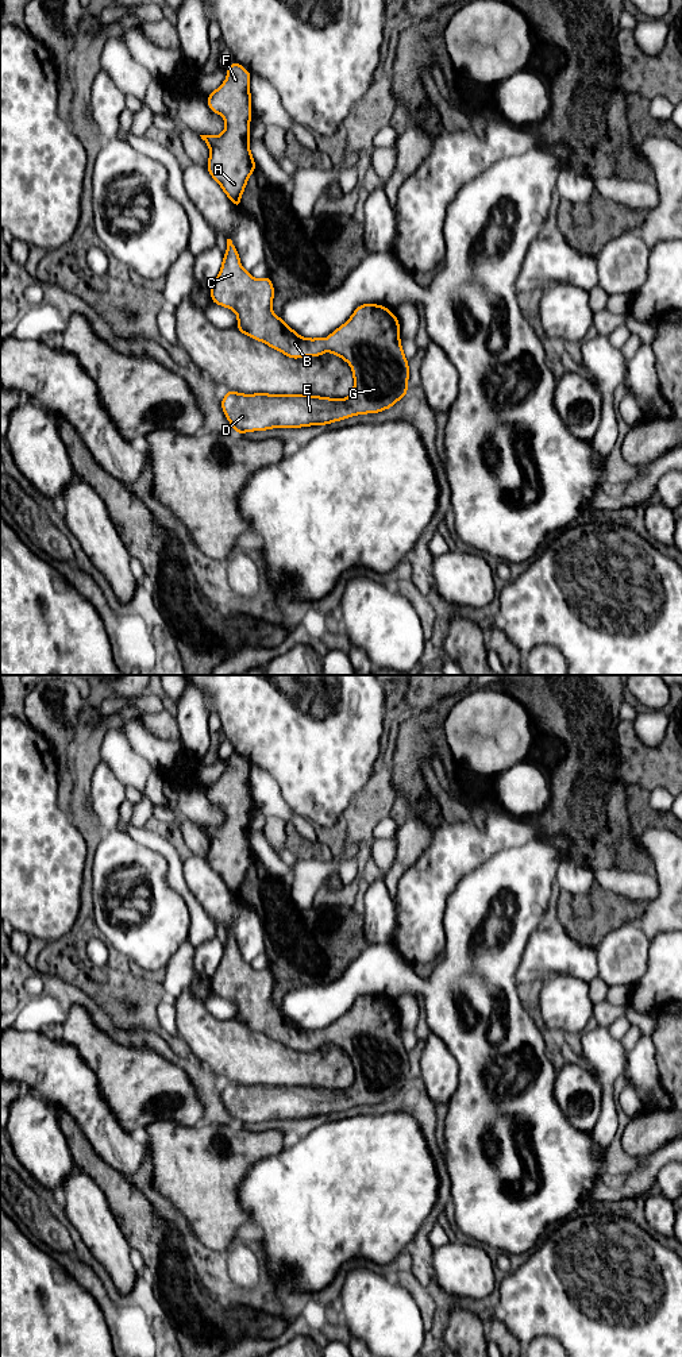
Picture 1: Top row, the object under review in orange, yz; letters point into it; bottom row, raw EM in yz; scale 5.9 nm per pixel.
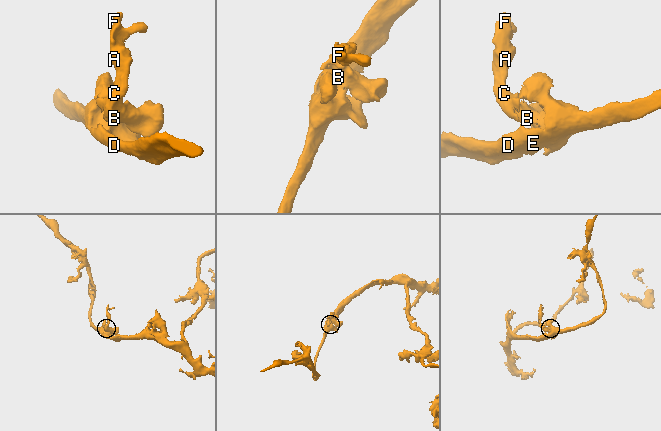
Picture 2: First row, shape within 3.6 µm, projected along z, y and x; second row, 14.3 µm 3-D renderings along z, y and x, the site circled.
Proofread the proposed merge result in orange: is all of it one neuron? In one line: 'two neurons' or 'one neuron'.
one neuron

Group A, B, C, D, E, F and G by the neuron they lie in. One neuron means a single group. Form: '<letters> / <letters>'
A B C D E F G

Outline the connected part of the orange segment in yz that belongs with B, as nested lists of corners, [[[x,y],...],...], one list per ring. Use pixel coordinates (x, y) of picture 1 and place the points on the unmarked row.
[[[227,930],[227,944],[223,948],[220,964],[211,978],[211,990],[212,994],[236,1005],[236,1019],[242,1025],[263,1033],[289,1049],[321,1048],[328,1042],[344,1050],[352,1060],[354,1080],[343,1091],[311,1086],[243,1086],[228,1082],[221,1091],[221,1100],[236,1125],[327,1117],[357,1106],[382,1103],[408,1086],[409,1059],[400,1033],[398,1010],[384,996],[369,994],[357,998],[352,1007],[328,1029],[301,1029],[282,1009],[273,1005],[274,978],[269,967],[255,971],[246,963],[231,930]]]

